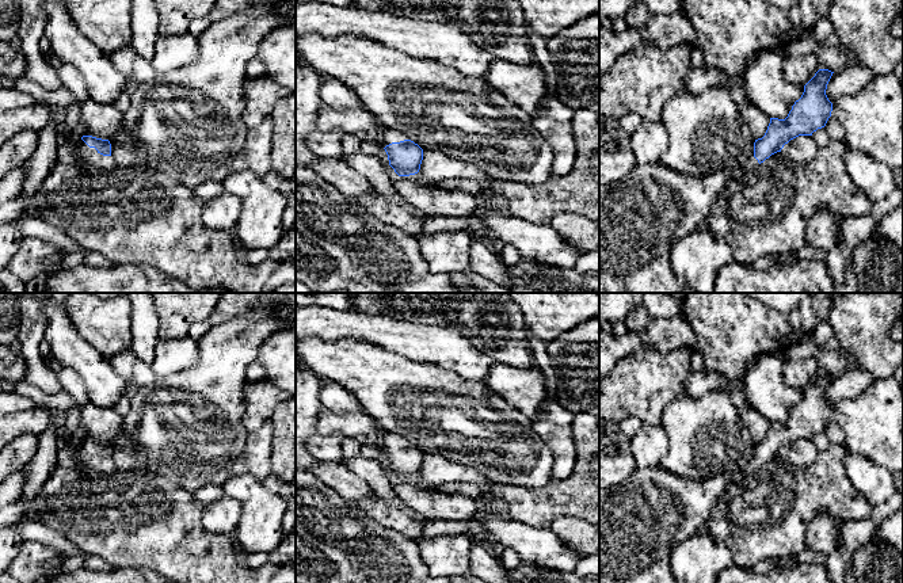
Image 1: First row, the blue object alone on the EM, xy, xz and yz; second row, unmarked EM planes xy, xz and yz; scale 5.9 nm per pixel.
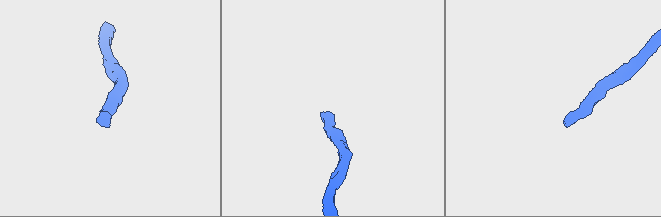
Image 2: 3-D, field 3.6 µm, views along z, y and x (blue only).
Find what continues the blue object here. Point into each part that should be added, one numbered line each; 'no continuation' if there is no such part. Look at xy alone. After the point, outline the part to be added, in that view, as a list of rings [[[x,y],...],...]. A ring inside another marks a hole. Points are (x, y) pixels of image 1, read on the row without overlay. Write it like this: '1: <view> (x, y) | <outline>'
1: xy (90, 460) | [[[81,442],[77,443],[77,457],[81,466],[89,472],[107,475],[115,470],[113,460],[103,460],[95,451],[89,451]]]

